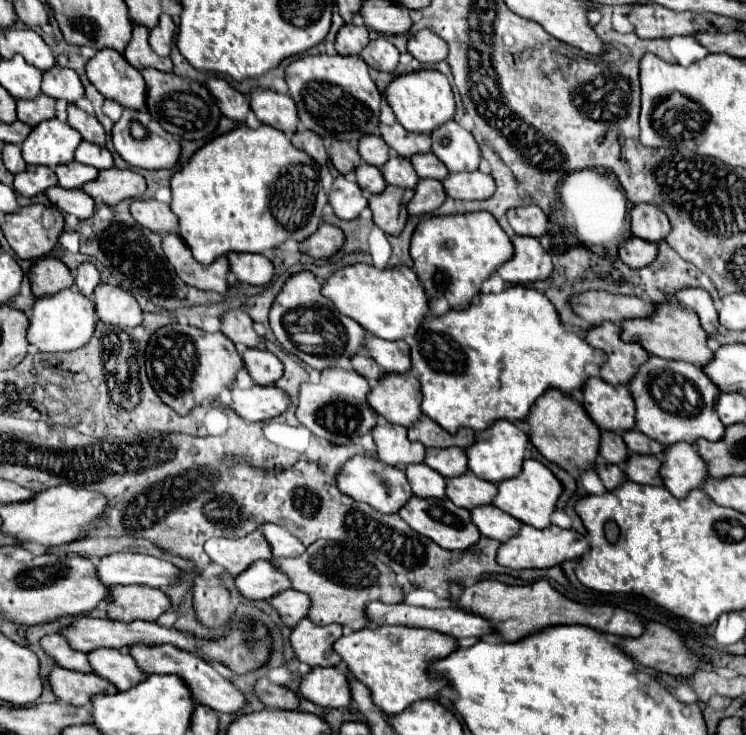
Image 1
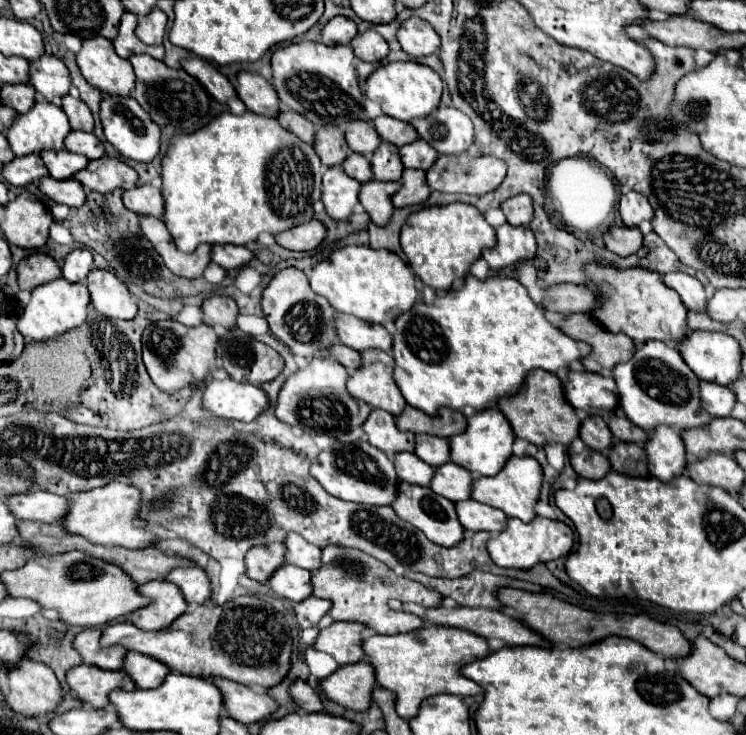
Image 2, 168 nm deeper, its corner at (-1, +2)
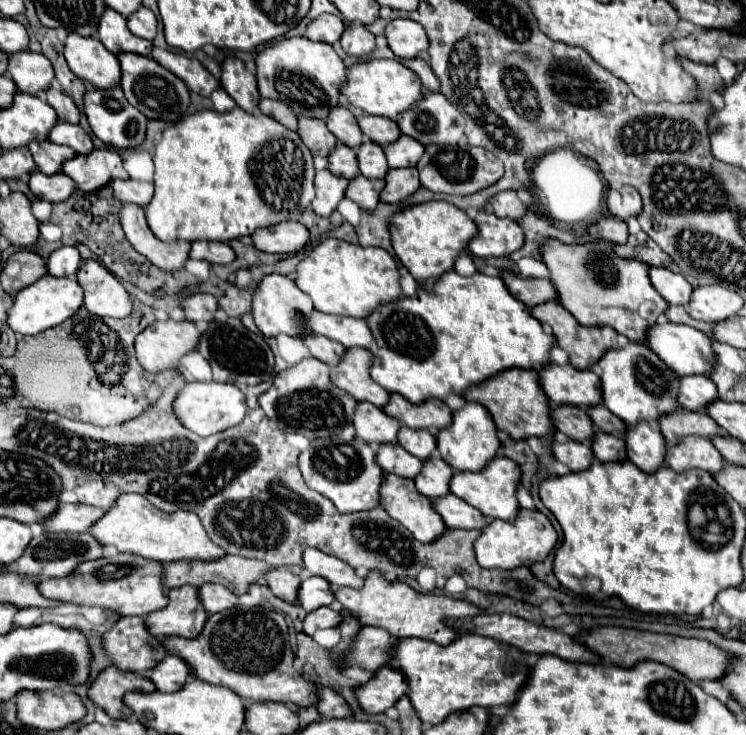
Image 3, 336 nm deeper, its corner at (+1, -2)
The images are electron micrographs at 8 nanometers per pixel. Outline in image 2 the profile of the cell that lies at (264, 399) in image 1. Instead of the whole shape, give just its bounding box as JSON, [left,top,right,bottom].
[204,380,270,422]

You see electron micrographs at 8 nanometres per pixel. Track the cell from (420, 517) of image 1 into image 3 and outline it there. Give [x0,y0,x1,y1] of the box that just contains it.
[380,474,446,542]

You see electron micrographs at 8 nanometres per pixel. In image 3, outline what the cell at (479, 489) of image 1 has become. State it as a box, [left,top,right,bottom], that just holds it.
[414,454,452,498]

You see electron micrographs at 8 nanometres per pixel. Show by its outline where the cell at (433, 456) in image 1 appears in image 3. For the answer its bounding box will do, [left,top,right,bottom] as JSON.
[398,426,436,460]

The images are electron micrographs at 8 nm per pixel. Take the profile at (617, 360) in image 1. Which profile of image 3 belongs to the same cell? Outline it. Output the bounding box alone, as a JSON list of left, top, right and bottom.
[530,302,618,370]

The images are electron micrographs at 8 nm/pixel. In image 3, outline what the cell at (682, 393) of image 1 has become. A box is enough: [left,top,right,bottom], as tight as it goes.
[600,342,682,426]

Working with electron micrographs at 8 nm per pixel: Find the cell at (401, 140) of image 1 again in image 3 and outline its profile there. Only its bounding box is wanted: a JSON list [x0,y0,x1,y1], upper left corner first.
[358,116,400,146]

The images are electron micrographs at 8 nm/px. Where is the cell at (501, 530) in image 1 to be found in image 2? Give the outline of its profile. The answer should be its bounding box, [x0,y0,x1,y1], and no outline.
[456,500,508,534]

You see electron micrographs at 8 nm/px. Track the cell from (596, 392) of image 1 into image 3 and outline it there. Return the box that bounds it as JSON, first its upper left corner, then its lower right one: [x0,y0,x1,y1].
[538,362,602,408]

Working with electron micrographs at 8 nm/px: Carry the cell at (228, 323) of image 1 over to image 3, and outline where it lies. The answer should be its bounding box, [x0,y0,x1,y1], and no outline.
[182,294,218,322]

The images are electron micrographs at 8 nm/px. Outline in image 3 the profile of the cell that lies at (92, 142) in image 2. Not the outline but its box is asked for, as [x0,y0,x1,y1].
[50,122,92,154]

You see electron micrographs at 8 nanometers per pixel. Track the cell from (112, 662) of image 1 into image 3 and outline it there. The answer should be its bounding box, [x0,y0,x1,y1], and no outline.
[148,654,194,692]

